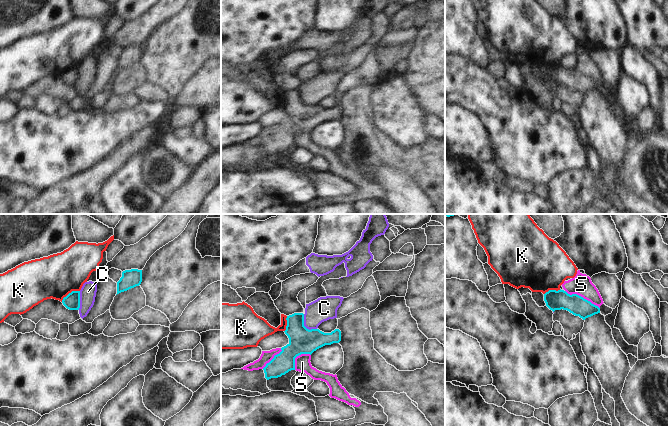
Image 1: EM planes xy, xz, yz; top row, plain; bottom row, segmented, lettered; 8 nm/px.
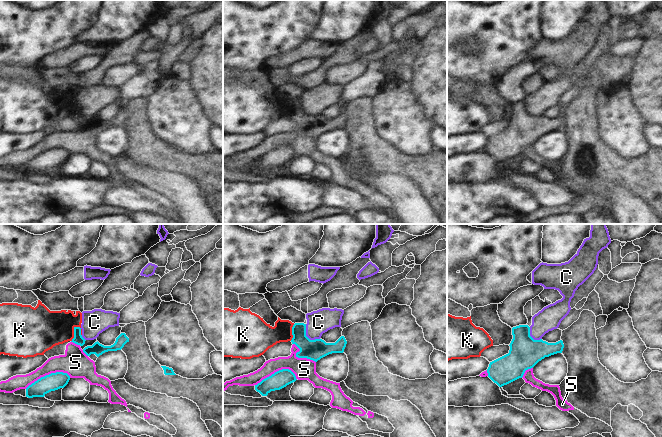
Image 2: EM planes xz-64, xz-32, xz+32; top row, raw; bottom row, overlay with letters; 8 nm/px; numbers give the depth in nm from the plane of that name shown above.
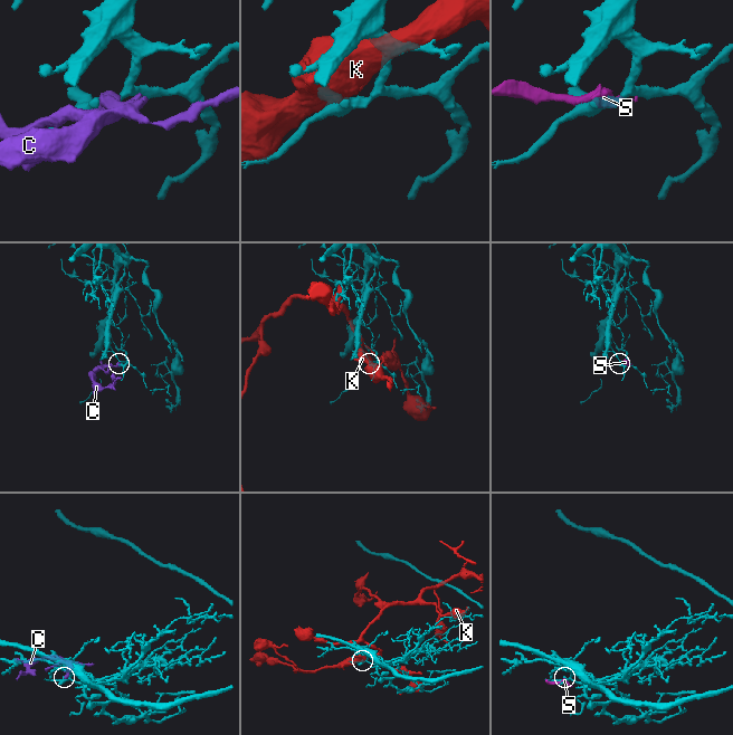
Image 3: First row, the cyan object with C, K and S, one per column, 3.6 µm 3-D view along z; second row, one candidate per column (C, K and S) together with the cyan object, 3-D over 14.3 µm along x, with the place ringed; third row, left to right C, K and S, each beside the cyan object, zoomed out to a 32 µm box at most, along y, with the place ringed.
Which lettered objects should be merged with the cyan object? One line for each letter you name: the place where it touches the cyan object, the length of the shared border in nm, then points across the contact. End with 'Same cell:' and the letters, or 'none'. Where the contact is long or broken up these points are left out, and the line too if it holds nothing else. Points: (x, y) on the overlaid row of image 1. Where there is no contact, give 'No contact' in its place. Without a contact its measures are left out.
Same cell: none

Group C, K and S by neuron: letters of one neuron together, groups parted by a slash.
C / K / S

